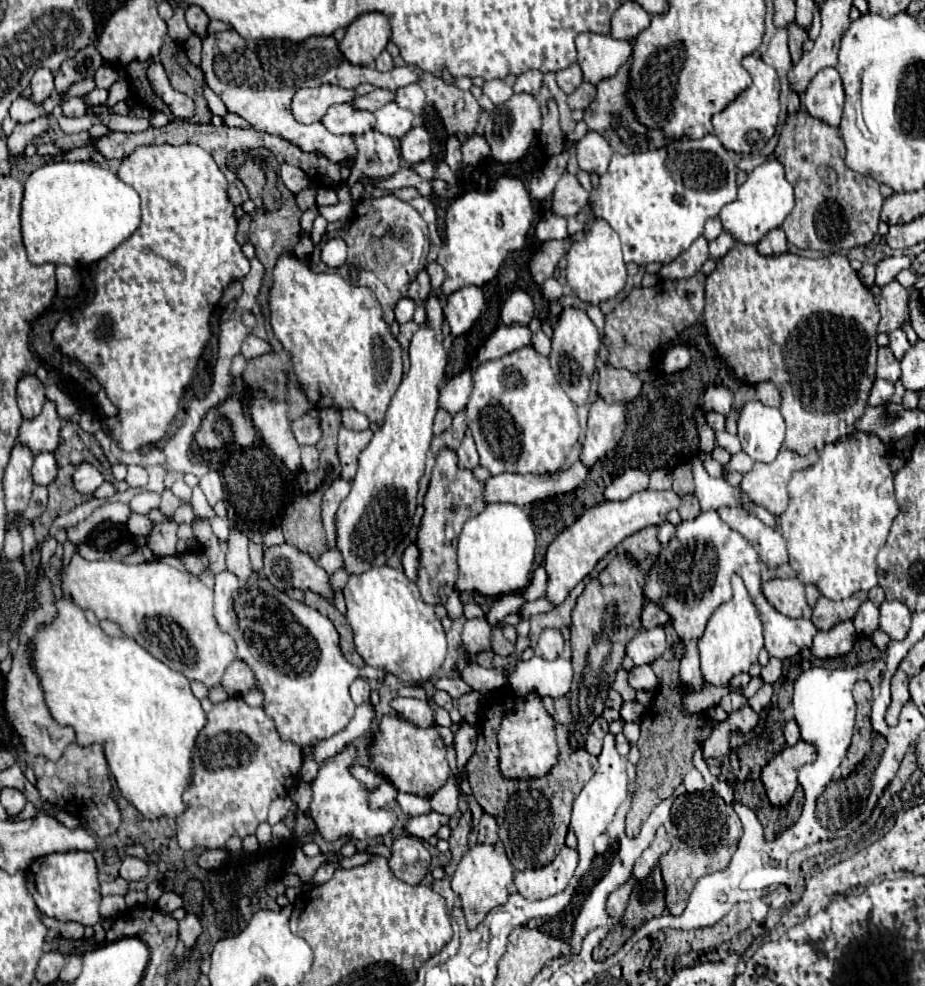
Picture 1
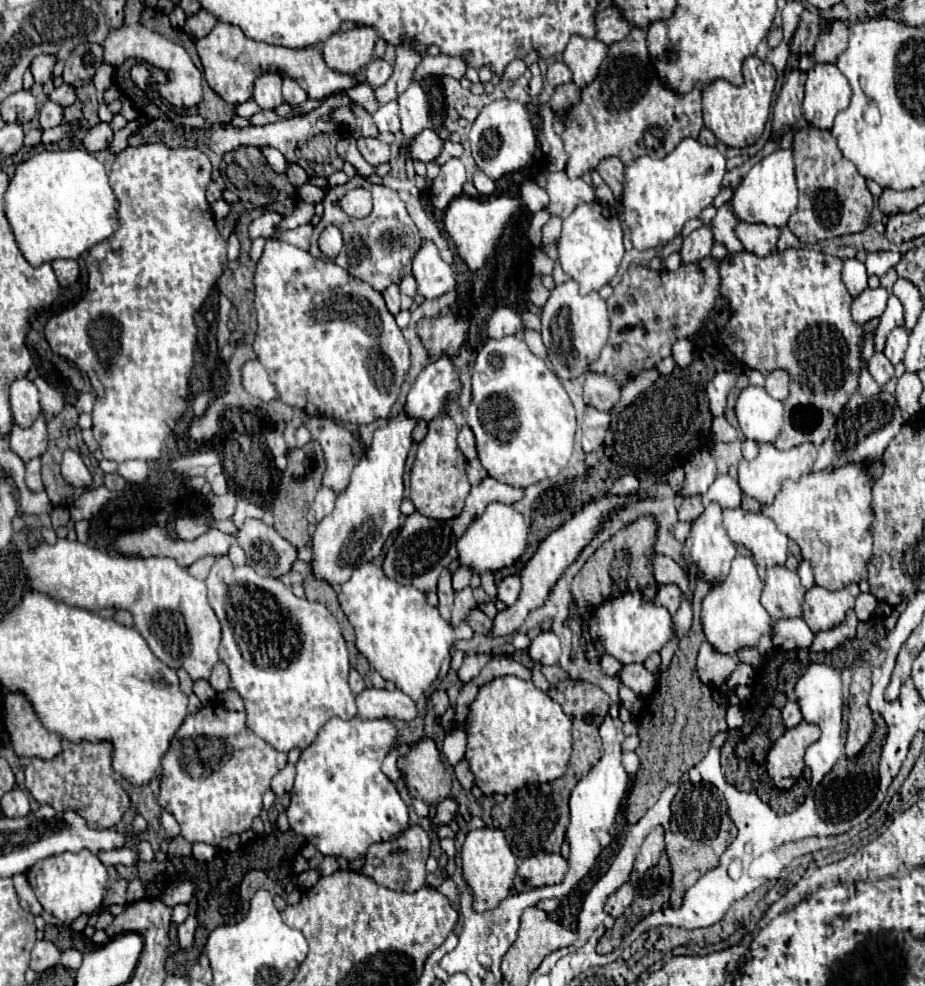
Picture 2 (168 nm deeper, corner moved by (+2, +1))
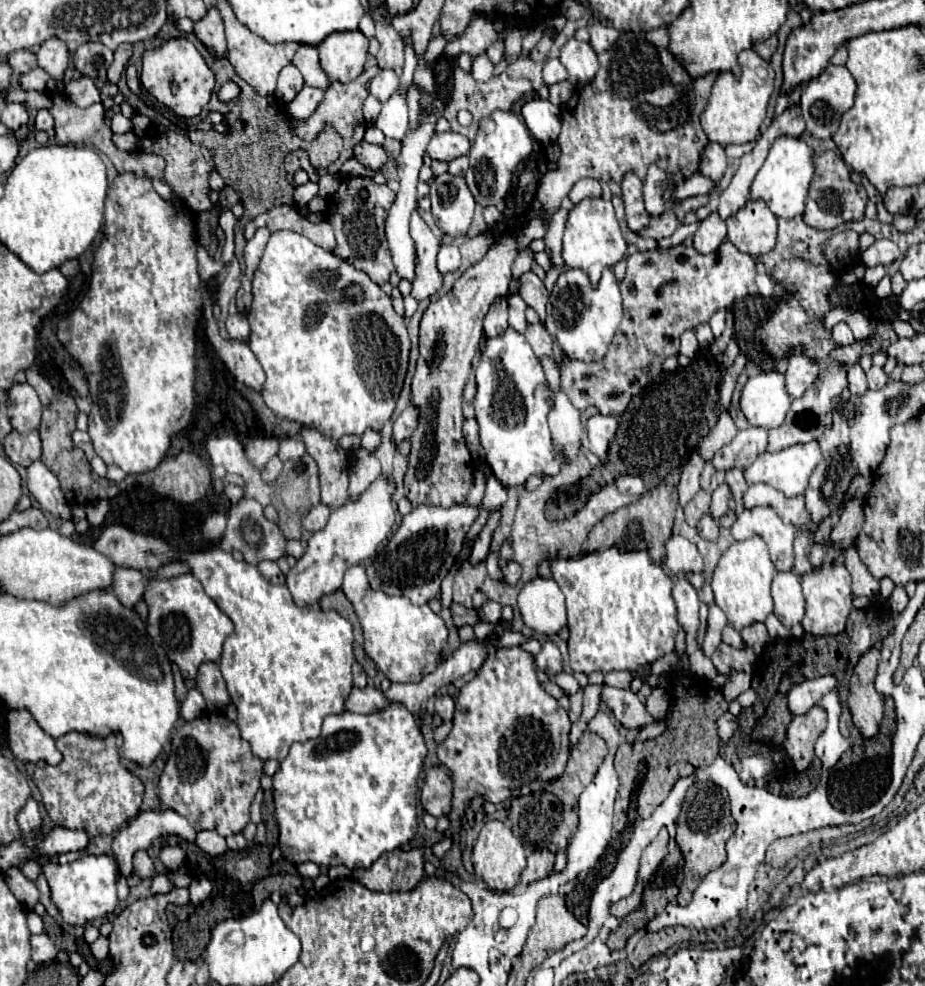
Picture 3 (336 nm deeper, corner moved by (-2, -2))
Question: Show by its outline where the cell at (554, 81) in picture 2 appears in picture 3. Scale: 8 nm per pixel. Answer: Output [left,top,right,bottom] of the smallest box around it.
[543,58,567,84]

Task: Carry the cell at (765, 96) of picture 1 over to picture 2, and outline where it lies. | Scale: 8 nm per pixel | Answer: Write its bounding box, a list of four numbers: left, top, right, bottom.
[703,57,777,147]

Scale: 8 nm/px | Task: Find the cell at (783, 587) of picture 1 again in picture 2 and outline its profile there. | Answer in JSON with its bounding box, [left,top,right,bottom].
[761,567,805,619]

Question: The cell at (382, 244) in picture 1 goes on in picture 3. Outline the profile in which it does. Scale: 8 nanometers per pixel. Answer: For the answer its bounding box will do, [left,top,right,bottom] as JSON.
[327,178,395,286]

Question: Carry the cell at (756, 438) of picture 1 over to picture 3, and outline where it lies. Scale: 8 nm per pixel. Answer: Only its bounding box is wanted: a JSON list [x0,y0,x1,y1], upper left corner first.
[741,370,791,428]

